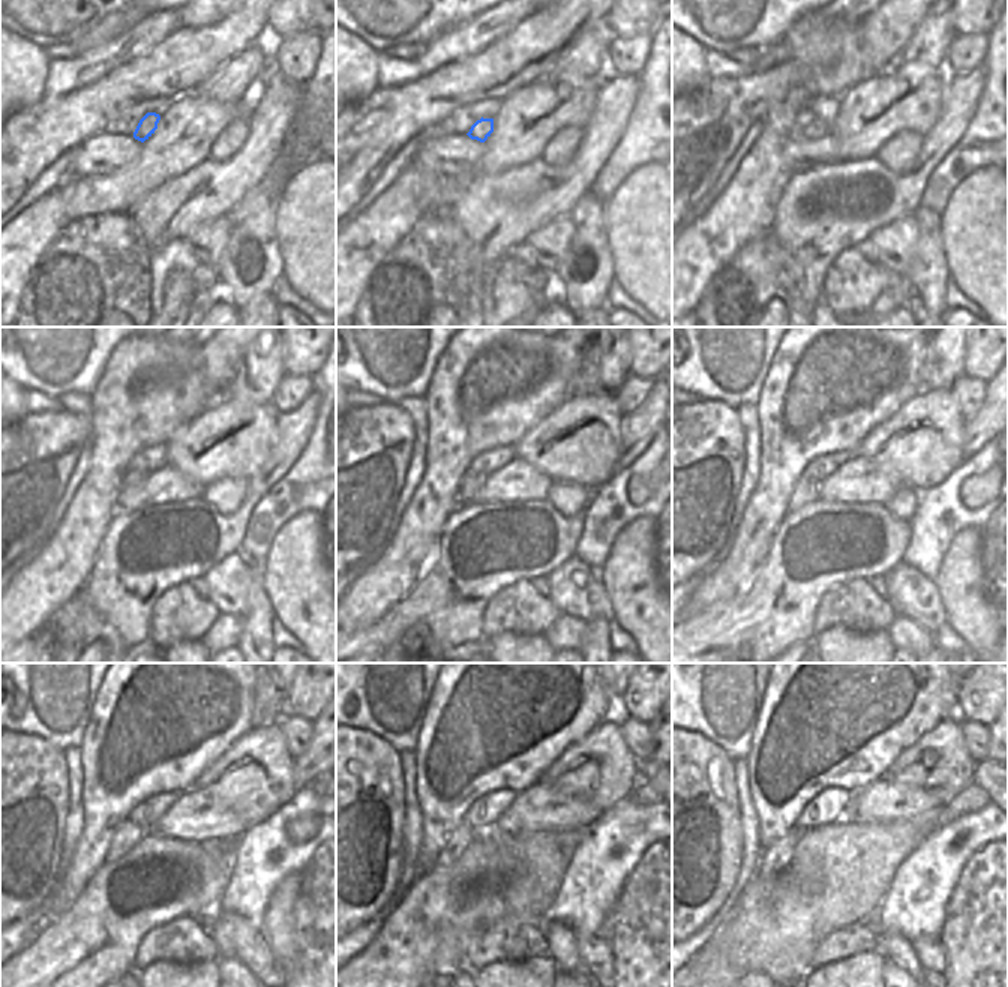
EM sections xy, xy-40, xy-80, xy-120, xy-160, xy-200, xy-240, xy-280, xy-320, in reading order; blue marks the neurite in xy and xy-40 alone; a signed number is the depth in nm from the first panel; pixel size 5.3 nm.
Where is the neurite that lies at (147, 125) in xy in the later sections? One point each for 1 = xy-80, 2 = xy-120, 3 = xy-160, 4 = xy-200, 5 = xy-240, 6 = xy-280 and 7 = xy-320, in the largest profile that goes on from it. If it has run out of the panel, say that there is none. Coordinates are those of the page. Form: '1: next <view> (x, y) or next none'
1: next xy-80 (816, 129)
2: next xy-120 (132, 476)
3: next xy-160 (471, 482)
4: next xy-200 (804, 491)
5: next xy-240 (128, 834)
6: next xy-280 (464, 836)
7: next xy-320 (776, 858)

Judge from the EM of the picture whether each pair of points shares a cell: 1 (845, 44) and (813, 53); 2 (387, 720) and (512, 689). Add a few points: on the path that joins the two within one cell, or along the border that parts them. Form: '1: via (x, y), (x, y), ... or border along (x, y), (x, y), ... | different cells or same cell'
1: via (837, 44), (821, 45) | same cell
2: border along (437, 678), (422, 720), (419, 740), (414, 746) | different cells

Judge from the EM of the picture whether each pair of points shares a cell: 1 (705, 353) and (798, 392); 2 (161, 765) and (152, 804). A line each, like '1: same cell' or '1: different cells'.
1: different cells
2: different cells

